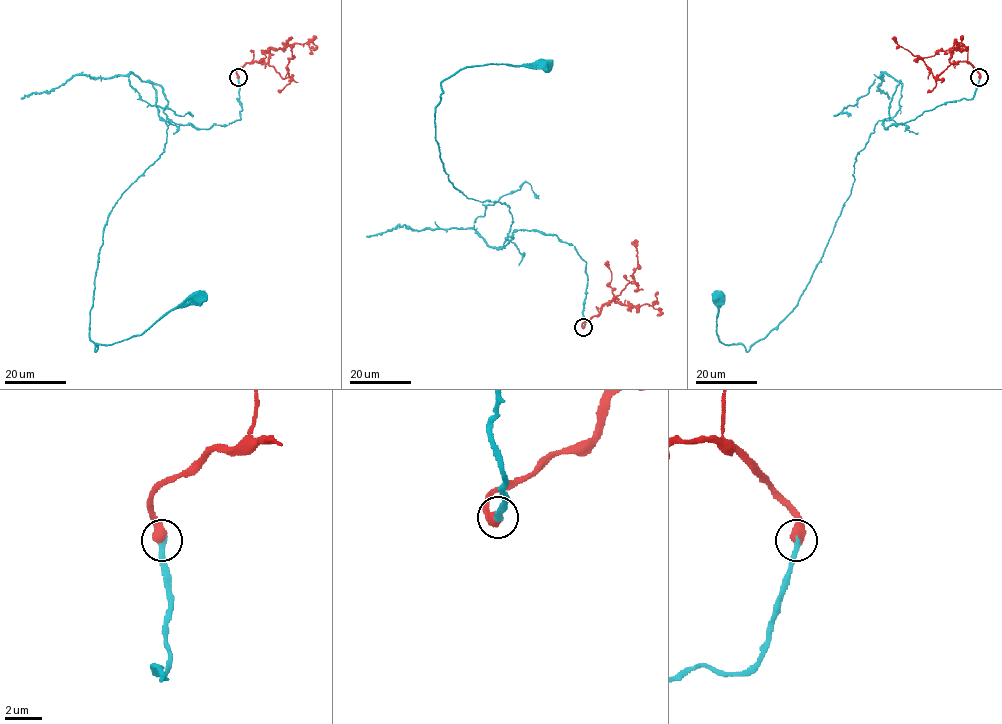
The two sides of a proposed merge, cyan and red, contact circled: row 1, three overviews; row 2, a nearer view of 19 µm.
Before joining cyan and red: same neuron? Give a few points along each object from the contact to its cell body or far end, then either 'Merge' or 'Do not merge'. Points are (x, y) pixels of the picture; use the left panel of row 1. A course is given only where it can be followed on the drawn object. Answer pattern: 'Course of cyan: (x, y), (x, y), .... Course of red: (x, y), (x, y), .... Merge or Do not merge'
Course of cyan: (238, 78), (240, 119), (208, 129), (170, 121), (152, 82), (166, 142), (107, 217), (89, 338), (200, 299). Course of red: (238, 78), (239, 68), (255, 62), (268, 63), (283, 78), (287, 78), (292, 56), (287, 43), (291, 36). Merge

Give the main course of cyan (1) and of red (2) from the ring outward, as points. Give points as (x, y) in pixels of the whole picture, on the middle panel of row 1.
1: (583, 327), (574, 246), (515, 230), (497, 249), (509, 207), (455, 188), (435, 139), (458, 72), (546, 65)
2: (583, 327), (585, 321), (596, 316), (634, 280), (637, 248), (633, 244), (637, 240)

